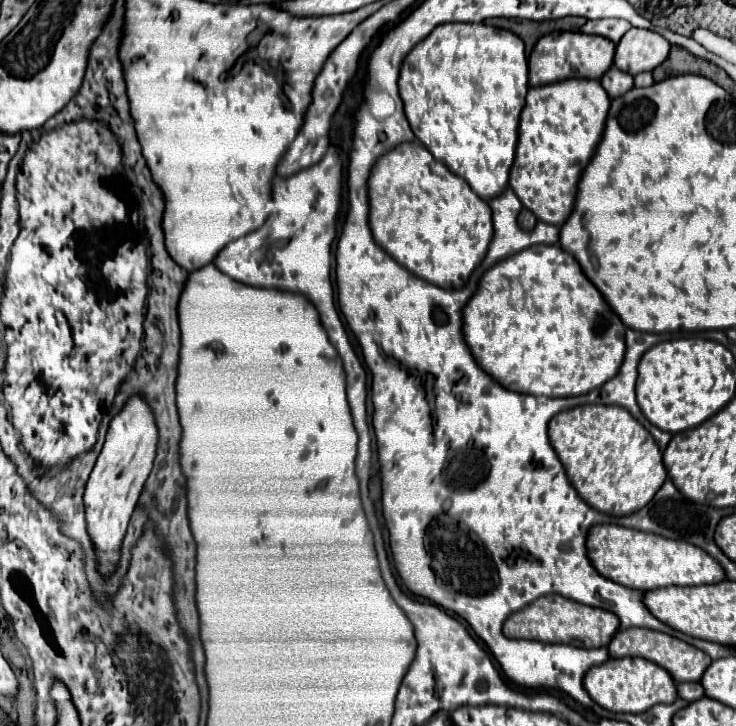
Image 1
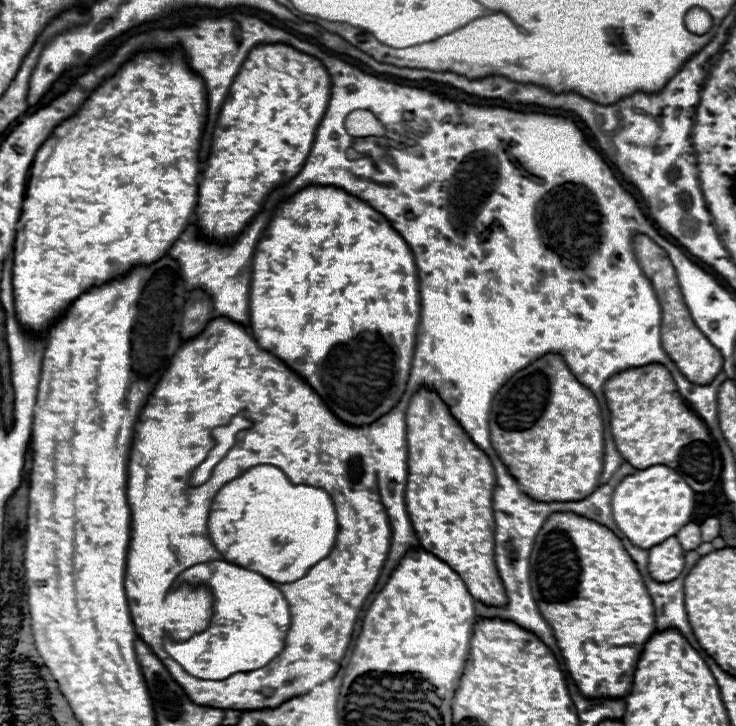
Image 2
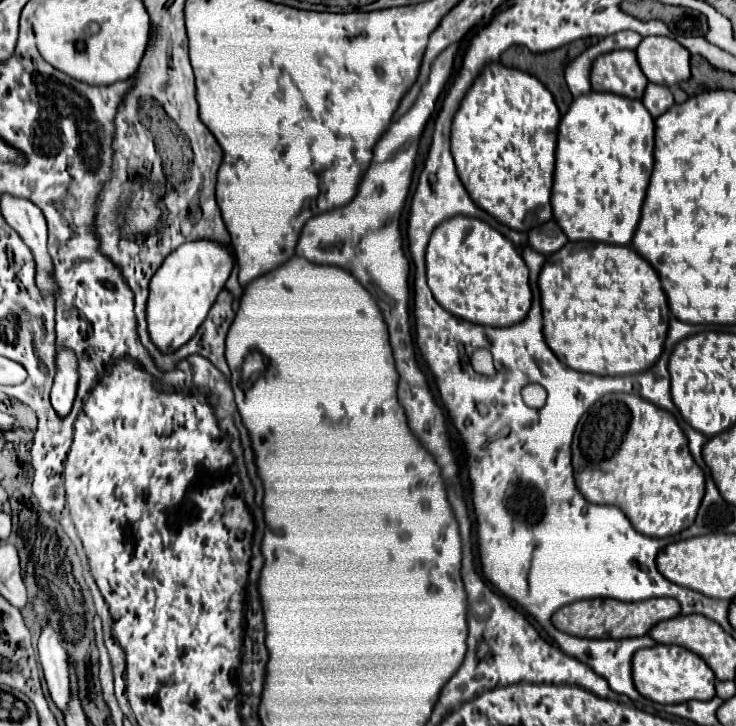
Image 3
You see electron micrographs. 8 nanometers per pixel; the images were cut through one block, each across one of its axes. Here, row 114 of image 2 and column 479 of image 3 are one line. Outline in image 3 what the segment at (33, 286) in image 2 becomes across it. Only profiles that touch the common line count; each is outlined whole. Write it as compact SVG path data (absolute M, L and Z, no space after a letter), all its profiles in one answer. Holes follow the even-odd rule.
M490 62L482 68L482 72L462 98L458 112L454 114L450 146L458 176L470 198L482 210L486 210L490 216L494 216L498 222L506 224L512 230L528 232L530 228L540 226L552 218L550 192L558 122L560 112L548 88L528 72L522 72L518 68L506 68L500 62Z

